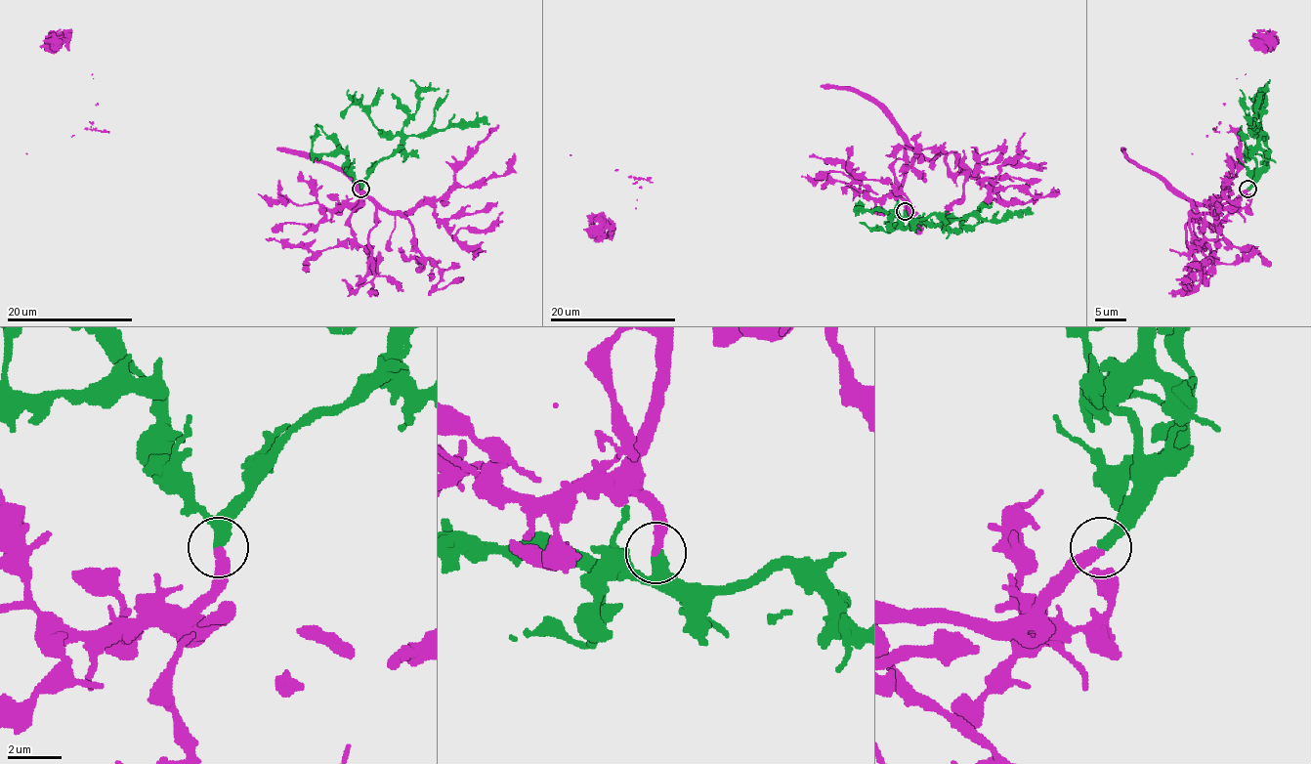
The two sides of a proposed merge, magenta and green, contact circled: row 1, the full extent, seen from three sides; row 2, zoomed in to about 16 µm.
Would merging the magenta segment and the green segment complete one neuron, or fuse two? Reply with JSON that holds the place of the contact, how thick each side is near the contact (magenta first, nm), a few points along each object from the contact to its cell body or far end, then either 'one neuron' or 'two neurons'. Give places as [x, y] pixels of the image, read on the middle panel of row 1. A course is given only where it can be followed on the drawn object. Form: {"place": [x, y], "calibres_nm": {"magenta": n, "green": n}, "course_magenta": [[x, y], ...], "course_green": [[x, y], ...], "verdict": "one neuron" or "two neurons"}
{"place": [905, 211], "calibres_nm": {"magenta": 360, "green": 440}, "course_magenta": [[905, 211], [899, 197], [866, 197], [840, 182], [801, 177], [636, 208], [613, 232], [583, 229]], "course_green": [[905, 211], [915, 219], [933, 215], [951, 219], [967, 219], [970, 216], [998, 219], [1034, 213]], "verdict": "one neuron"}

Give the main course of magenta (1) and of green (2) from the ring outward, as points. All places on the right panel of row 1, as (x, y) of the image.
1: (1248, 190), (1234, 208), (1218, 203), (1213, 194), (1246, 75), (1269, 50), (1264, 42), (1265, 47)
2: (1248, 190), (1256, 169), (1256, 161), (1251, 156), (1256, 123), (1249, 123)

